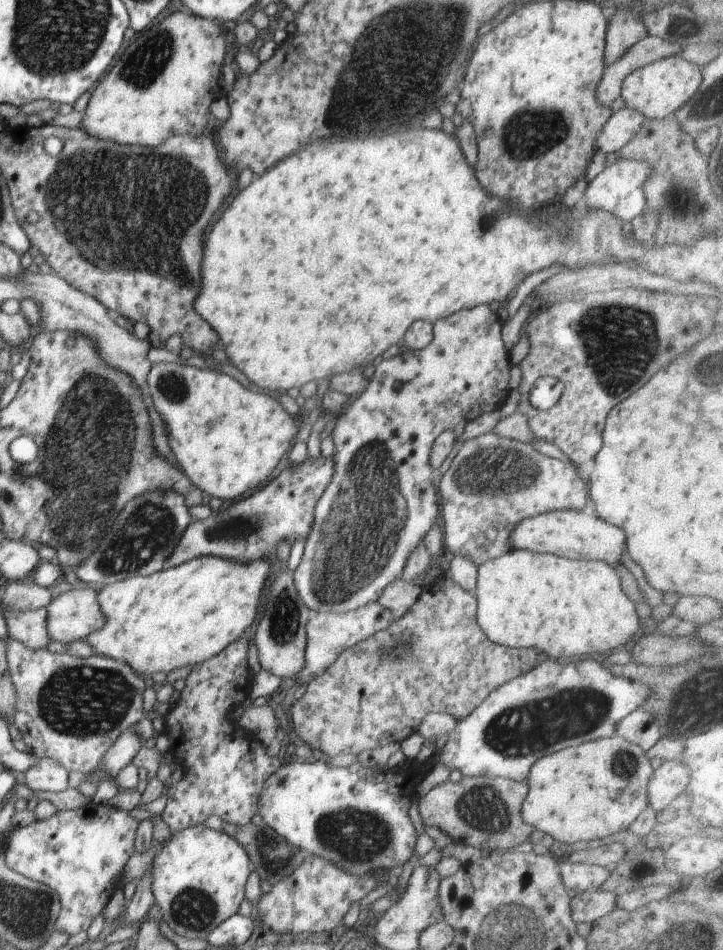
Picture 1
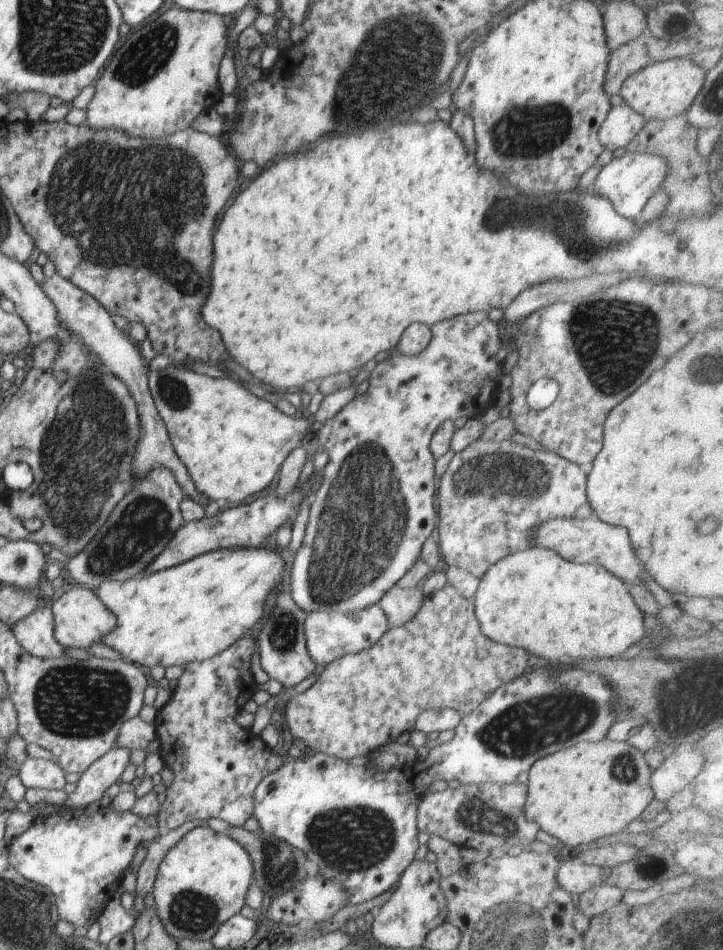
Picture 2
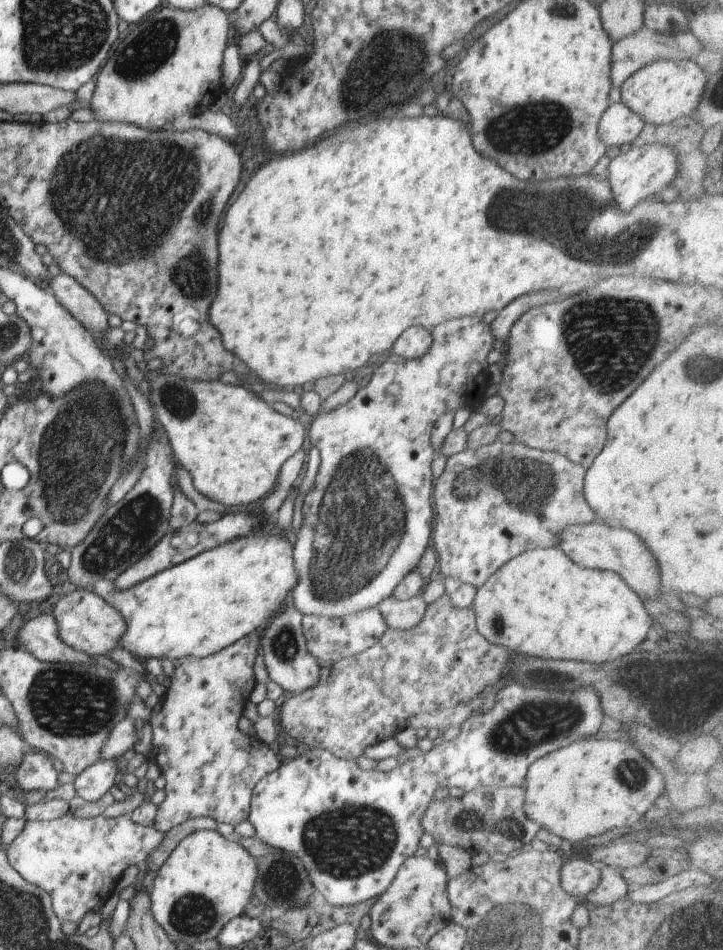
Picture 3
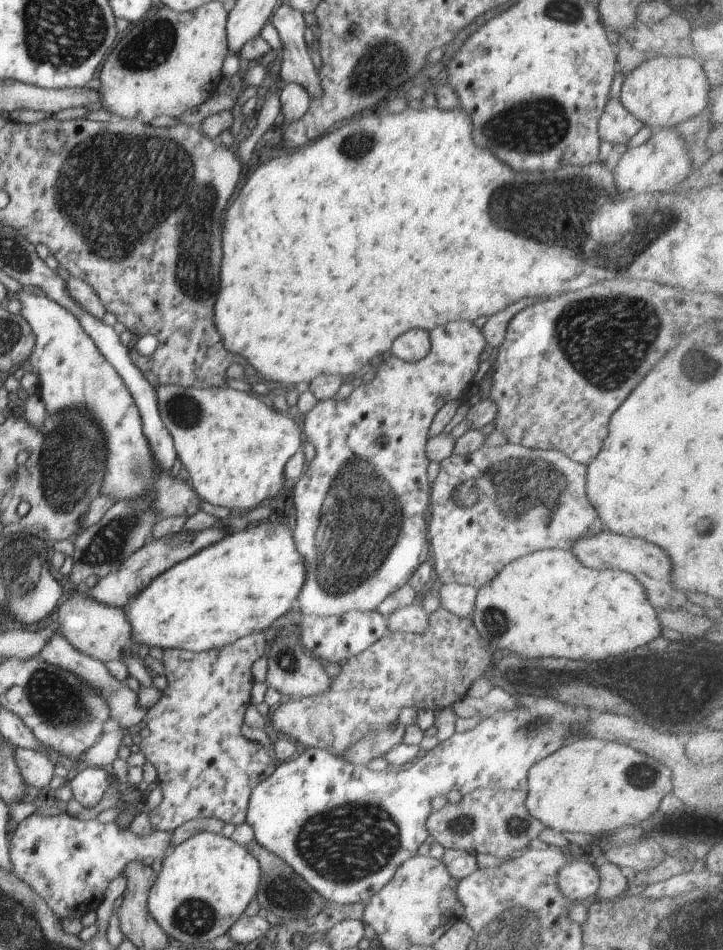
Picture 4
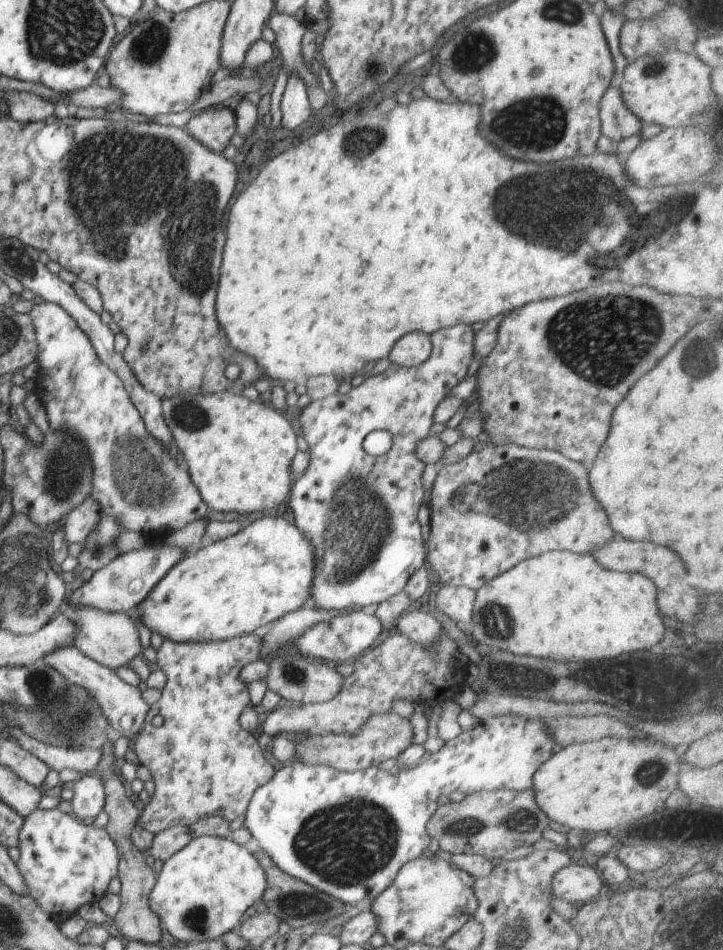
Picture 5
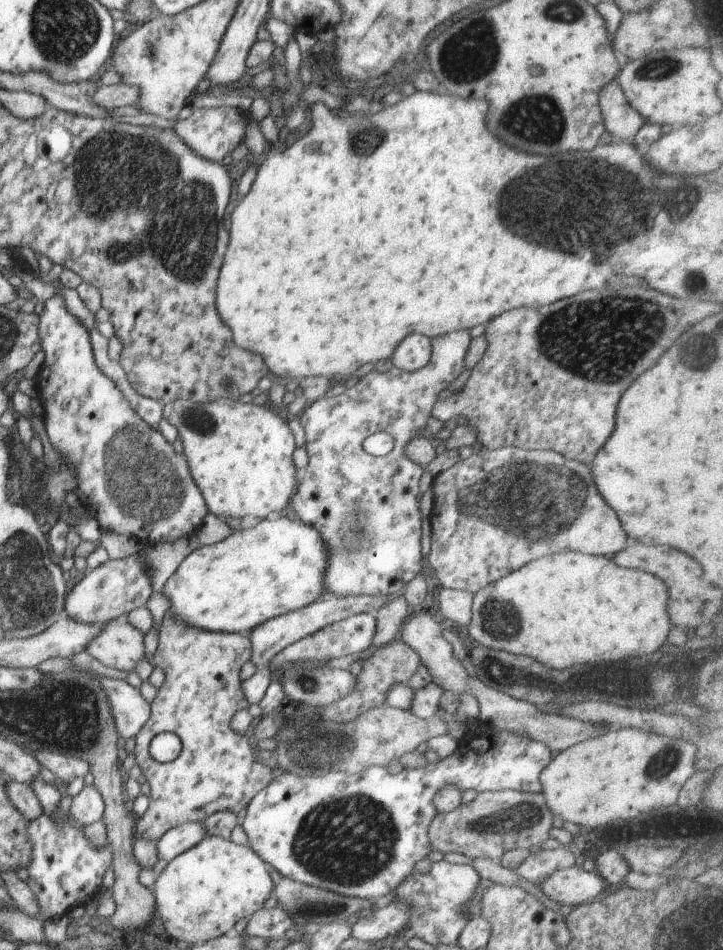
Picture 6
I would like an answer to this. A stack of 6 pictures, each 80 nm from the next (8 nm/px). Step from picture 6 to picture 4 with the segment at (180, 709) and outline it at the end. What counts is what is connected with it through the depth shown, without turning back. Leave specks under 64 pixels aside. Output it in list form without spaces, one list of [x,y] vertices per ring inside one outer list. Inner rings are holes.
[[[256,631],[210,652],[196,653],[176,648],[163,651],[162,664],[168,686],[153,707],[147,709],[143,723],[150,734],[140,742],[142,754],[158,771],[157,783],[164,795],[160,805],[150,812],[151,826],[154,831],[171,832],[198,817],[216,818],[225,825],[240,825],[246,820],[252,790],[278,766],[273,753],[265,750],[264,743],[247,740],[240,729],[254,683],[251,666],[268,651],[266,636]]]

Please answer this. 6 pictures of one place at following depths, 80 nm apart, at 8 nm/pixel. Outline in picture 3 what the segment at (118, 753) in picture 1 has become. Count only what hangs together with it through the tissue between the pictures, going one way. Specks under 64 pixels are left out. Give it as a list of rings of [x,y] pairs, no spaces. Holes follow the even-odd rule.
[[[118,758],[100,759],[78,774],[73,783],[76,795],[86,802],[100,800],[112,786],[117,784],[120,778],[120,766],[118,766],[117,760]]]

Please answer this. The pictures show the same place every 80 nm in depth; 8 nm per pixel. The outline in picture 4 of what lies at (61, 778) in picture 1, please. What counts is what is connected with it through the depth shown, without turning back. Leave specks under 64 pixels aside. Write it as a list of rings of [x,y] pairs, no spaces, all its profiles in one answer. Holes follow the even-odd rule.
[[[18,747],[16,750],[16,762],[24,784],[43,789],[49,786],[54,777],[56,766],[55,759],[52,759],[46,752]]]

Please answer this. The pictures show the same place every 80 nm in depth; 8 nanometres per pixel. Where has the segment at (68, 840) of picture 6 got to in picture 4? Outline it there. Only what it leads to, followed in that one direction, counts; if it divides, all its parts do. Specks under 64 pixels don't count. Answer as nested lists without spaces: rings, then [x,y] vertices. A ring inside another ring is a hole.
[[[67,813],[58,814],[58,816],[40,816],[40,814],[32,814],[28,816],[28,818],[24,818],[14,831],[9,840],[9,854],[10,860],[13,862],[13,866],[15,868],[15,874],[24,882],[28,884],[34,892],[38,892],[38,896],[42,896],[42,900],[48,904],[48,908],[54,912],[60,920],[70,919],[72,918],[80,918],[82,919],[90,911],[98,910],[100,904],[102,904],[102,900],[104,900],[104,894],[108,889],[108,886],[117,878],[120,877],[124,870],[126,870],[126,866],[130,866],[130,862],[142,862],[145,858],[160,858],[164,859],[168,853],[170,852],[170,836],[172,833],[170,831],[153,831],[150,834],[138,834],[138,832],[134,832],[132,828],[128,826],[118,826],[116,822],[108,822],[104,824],[97,819],[93,820],[79,820],[77,817],[69,815]]]

